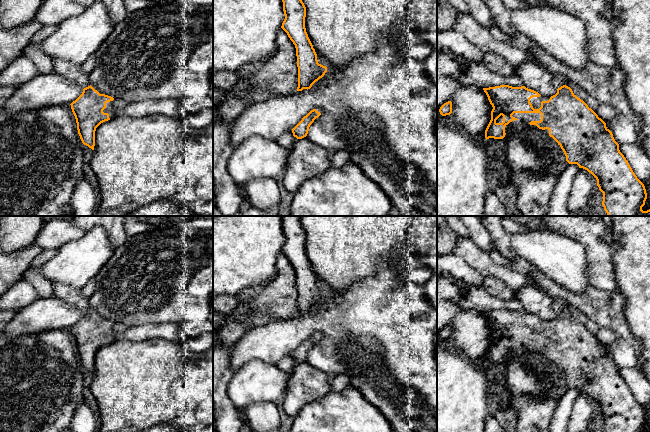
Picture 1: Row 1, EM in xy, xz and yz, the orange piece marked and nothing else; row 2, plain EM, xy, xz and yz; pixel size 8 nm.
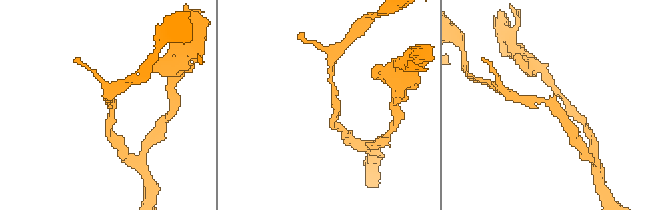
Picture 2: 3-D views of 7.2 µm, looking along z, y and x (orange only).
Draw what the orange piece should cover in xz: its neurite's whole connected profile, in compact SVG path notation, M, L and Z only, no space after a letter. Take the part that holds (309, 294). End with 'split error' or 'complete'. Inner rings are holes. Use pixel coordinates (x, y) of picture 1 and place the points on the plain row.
M283 216L282 226L285 243L281 252L296 272L297 315L308 314L325 299L327 291L318 287L317 278L306 256L306 231L301 224L301 216Z; complete

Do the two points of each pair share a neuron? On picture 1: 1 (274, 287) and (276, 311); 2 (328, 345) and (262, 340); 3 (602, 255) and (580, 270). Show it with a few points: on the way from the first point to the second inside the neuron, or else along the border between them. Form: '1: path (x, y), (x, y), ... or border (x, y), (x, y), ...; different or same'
1: path (276, 293), (276, 305); same
2: path (319, 327), (300, 327), (281, 338); same
3: border (579, 243), (586, 254), (588, 277), (592, 285); different

